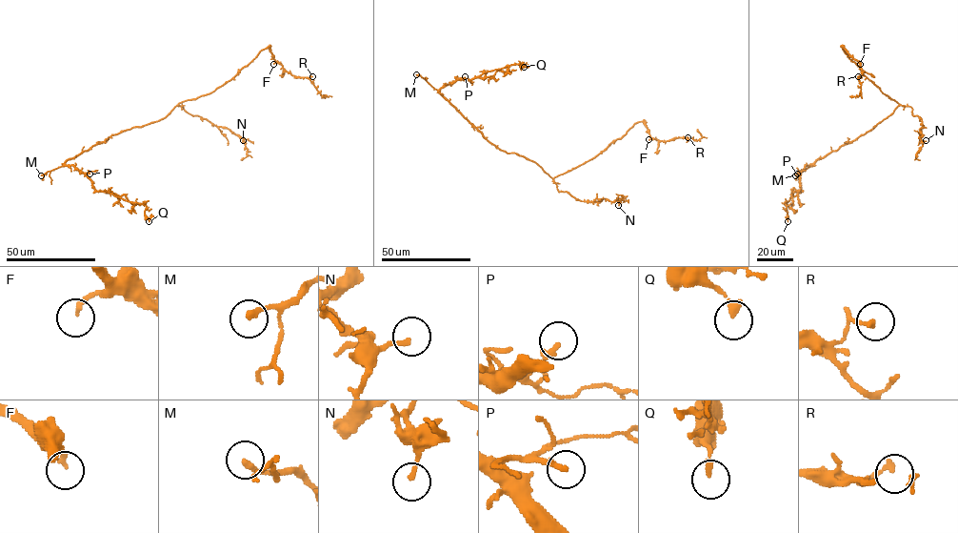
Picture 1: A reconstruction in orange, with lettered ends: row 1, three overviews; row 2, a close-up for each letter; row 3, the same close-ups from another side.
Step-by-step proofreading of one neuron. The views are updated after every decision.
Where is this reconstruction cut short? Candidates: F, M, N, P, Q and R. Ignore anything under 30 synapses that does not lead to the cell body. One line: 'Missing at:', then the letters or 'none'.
Missing at: M

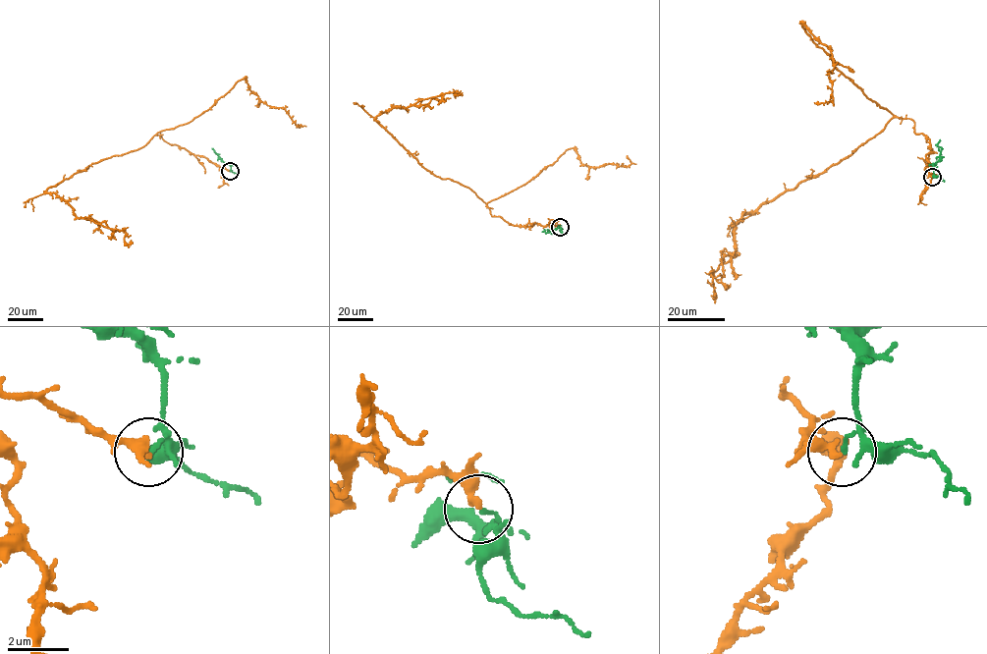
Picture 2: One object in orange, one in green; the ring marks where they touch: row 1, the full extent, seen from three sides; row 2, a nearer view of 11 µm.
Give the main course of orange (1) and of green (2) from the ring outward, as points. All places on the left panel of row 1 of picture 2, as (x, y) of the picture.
1: (230, 171), (155, 135), (46, 190), (77, 217), (123, 230), (131, 240)
2: (230, 171), (231, 166), (212, 148)

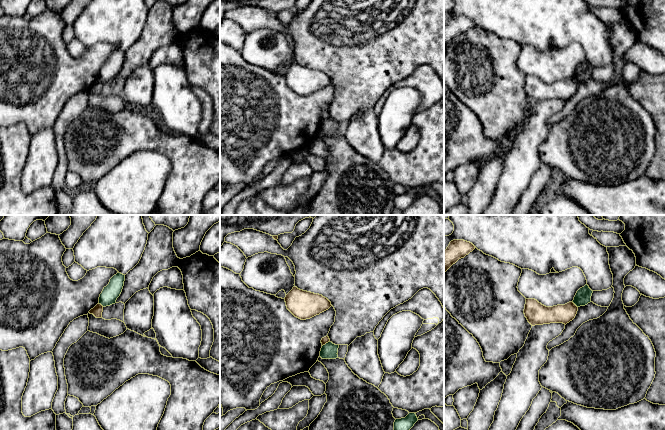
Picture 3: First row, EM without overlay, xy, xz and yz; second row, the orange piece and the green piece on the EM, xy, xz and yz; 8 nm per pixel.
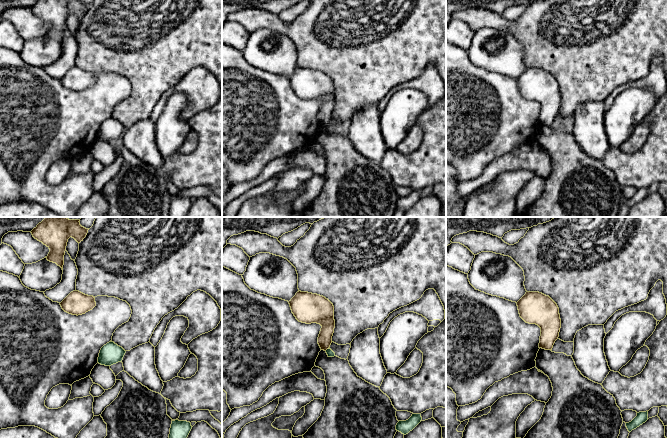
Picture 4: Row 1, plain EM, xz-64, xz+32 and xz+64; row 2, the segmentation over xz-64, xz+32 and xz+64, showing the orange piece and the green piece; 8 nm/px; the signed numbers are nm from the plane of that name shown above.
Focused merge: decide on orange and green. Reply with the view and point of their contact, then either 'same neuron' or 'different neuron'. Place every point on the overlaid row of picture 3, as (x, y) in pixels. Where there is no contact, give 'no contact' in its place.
contact yz (575, 305); different neuron

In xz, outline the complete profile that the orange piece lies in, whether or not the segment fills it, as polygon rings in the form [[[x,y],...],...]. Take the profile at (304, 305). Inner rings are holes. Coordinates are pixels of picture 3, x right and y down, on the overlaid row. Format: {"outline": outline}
{"outline": [[[295,286],[284,299],[287,309],[301,320],[319,315],[332,306],[331,302],[322,295],[303,291]]]}

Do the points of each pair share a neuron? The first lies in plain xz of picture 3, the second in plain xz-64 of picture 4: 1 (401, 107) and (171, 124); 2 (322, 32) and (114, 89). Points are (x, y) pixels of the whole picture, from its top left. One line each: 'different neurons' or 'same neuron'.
1: same neuron
2: different neurons

